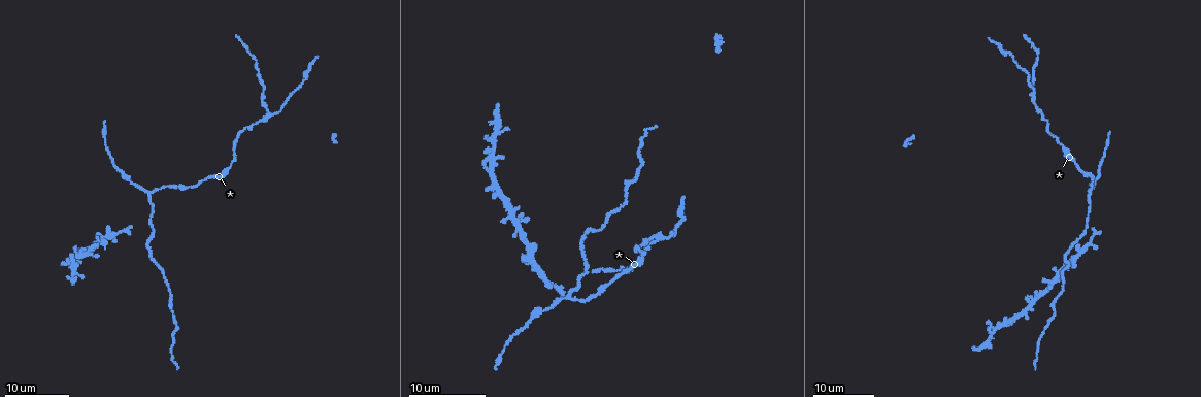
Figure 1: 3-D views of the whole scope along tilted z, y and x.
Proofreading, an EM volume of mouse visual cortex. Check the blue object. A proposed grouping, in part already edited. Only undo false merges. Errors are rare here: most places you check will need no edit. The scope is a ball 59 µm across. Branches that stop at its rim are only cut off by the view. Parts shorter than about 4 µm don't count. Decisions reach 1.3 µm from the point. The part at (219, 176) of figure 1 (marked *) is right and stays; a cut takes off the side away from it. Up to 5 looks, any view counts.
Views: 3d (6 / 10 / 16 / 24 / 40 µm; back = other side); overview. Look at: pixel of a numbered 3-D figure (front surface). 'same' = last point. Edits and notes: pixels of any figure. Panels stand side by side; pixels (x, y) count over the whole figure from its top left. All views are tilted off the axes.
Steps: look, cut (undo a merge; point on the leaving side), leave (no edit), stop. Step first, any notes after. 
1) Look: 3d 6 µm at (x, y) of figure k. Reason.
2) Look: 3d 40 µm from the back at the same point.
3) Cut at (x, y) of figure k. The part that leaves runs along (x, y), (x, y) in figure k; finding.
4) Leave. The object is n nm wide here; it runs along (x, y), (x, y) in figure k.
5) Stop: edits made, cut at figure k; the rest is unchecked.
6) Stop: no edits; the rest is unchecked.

Look: 3d 16 µm at (148, 193) of figure 1. Three-way junction.

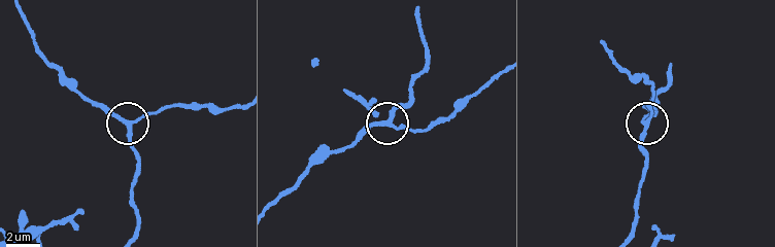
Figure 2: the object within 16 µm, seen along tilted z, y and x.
Look: 3d 10 µm at (387, 123) of figure 2.

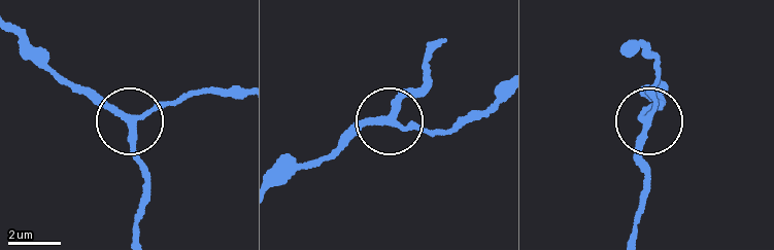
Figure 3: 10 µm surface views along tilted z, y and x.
Leave. The object is 230 nm wide here; it runs along (502, 94), (445, 129), (377, 123), (330, 155) in figure 3; one cell here.

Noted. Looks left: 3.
Look: 3d 16 µm at (1092, 243) of figure 1. Three-way junction.

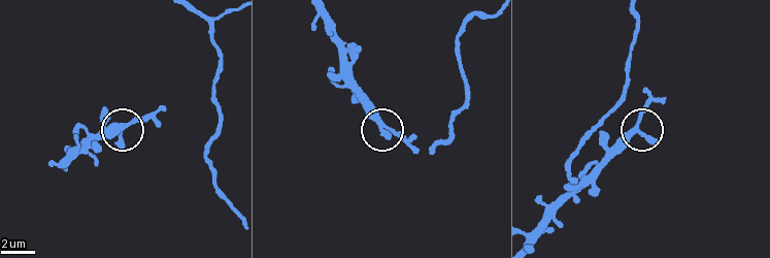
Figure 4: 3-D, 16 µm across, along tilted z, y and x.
Look: 3d 6 µm at (122, 128) of figure 4.

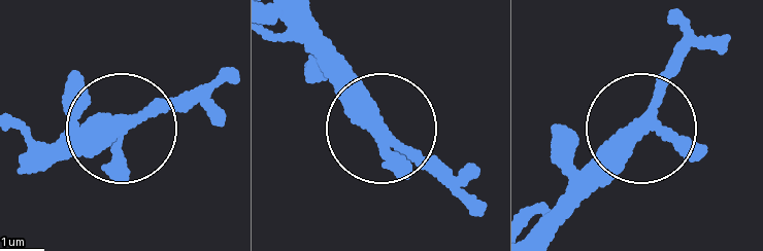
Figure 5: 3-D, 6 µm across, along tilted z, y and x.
Leave. 3 arms meet here; all the same cell.

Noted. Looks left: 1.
Stop: no edits; the rest is unchecked.

